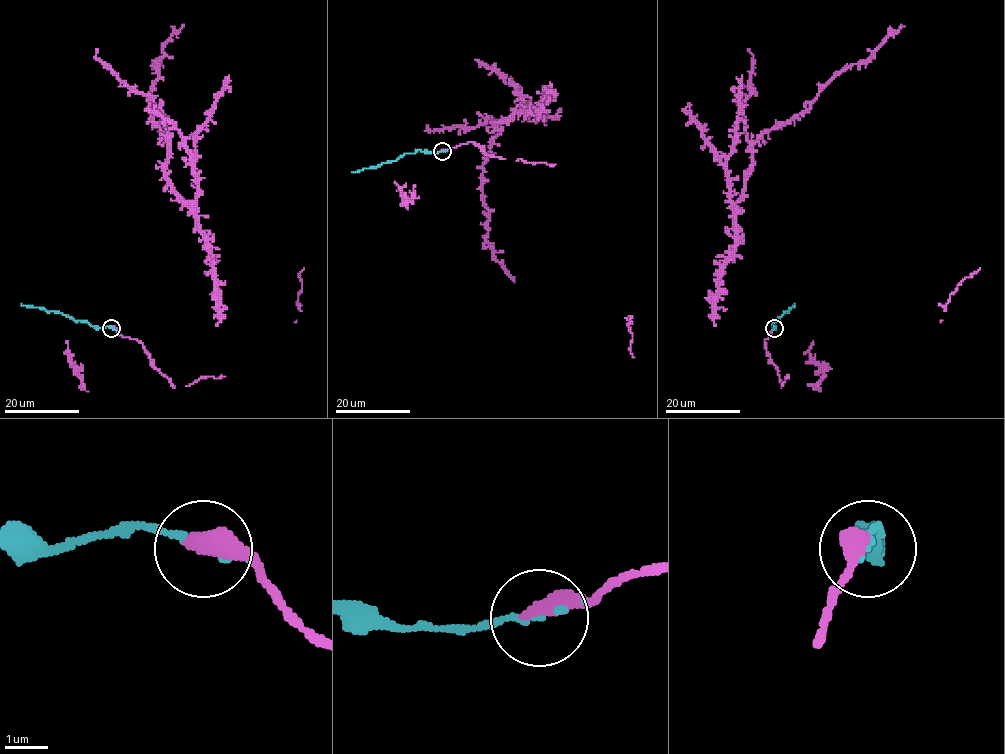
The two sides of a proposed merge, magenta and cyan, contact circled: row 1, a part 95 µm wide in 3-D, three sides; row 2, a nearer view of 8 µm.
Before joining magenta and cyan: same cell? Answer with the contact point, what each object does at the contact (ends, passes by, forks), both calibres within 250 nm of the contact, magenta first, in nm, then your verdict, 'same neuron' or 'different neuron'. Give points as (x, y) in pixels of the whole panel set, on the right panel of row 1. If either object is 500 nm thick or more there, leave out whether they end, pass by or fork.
at (774, 328); magenta ends there; cyan ends there; 480 nm thick on the magenta side, 140 nm on the other; same neuron

